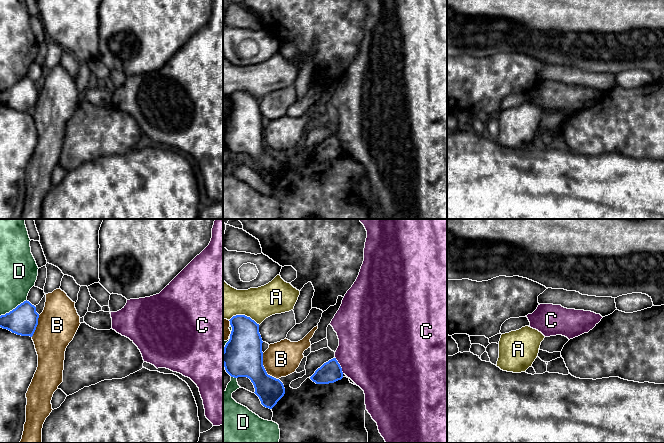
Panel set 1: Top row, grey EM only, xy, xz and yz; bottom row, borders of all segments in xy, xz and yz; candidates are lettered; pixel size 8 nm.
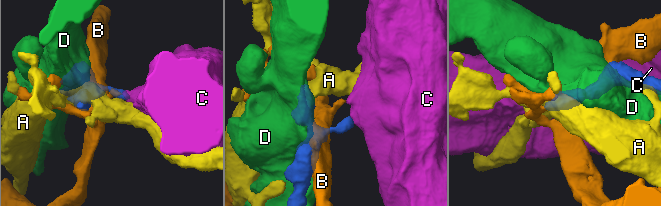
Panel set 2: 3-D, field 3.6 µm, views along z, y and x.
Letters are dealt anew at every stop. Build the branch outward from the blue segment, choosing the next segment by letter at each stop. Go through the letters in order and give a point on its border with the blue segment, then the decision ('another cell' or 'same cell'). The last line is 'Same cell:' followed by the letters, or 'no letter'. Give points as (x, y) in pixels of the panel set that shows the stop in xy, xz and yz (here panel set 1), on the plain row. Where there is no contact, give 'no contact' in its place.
A: meets blue in xz at (244, 91); another cell
B: meets blue in xz at (264, 145); another cell
C: meets blue in xz at (339, 141); another cell
D: meets blue in xy at (13, 85); another cell
Same cell: no letter

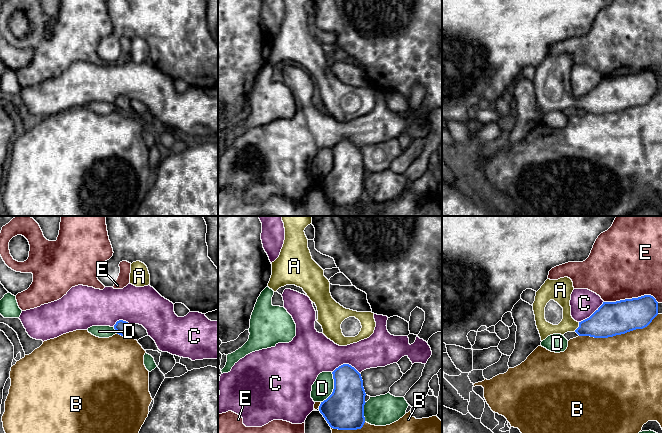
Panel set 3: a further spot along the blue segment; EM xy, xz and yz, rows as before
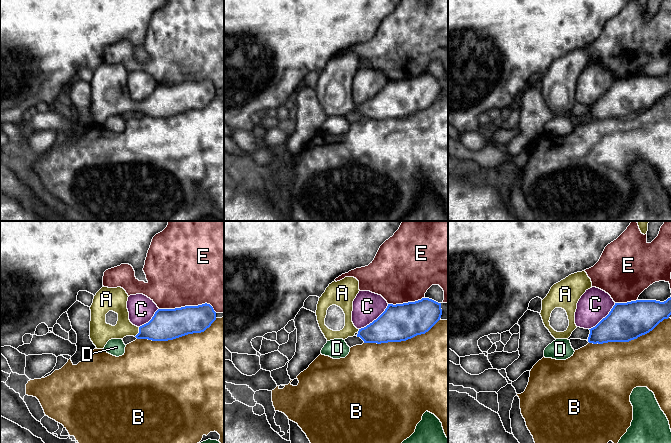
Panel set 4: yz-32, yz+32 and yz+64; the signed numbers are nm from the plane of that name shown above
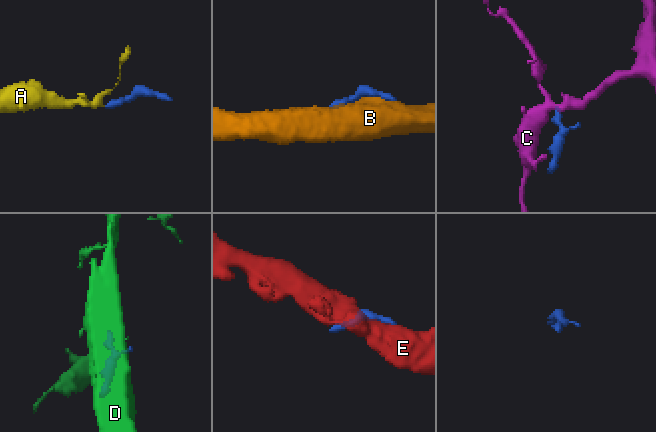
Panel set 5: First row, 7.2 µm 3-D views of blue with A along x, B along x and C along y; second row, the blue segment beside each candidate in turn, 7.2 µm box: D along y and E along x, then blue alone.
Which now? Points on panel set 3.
A: meets blue in yz at (578, 103); same cell
B: meets blue in yz at (618, 110); another cell
C: meets blue in xz at (346, 140); another cell
D: meets blue in xz at (334, 164); another cell
E: meets blue in yz at (631, 75); another cell
Same cell: A

